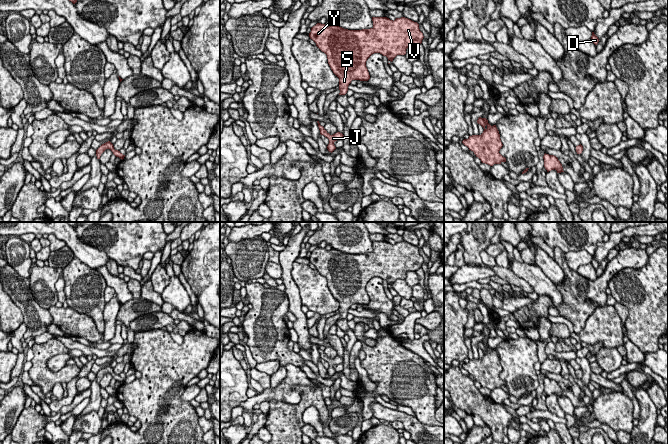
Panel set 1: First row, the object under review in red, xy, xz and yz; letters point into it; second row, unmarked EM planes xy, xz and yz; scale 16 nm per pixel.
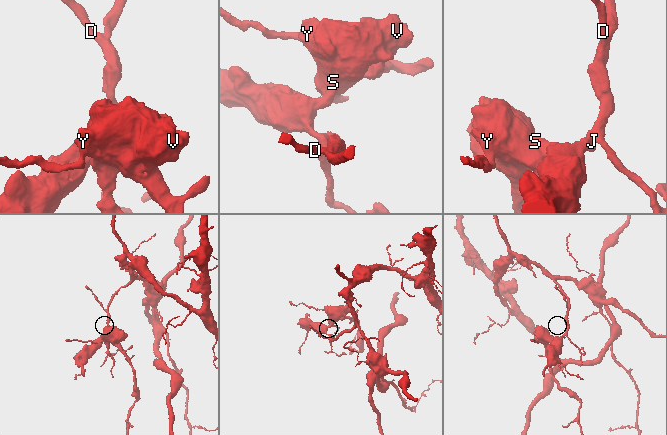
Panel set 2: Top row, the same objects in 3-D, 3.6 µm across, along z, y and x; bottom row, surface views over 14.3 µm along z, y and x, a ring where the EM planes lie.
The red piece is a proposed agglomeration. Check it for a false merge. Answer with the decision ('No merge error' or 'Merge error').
No merge error

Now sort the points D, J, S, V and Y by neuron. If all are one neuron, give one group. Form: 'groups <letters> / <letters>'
groups D J S V Y

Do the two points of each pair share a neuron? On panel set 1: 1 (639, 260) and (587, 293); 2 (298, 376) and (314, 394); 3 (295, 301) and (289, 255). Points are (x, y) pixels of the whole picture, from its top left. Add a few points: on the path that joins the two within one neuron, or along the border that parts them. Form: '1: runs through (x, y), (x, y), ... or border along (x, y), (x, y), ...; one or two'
1: runs through (626, 260), (622, 260), (600, 282); one
2: border along (320, 387), (294, 386), (300, 400), (291, 403); two
3: runs through (291, 290), (287, 280), (287, 266); one

